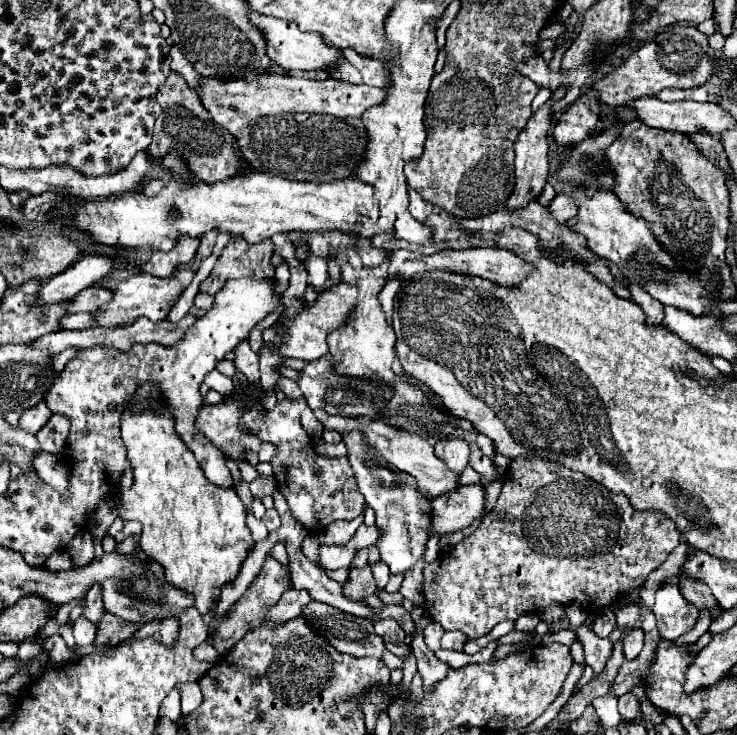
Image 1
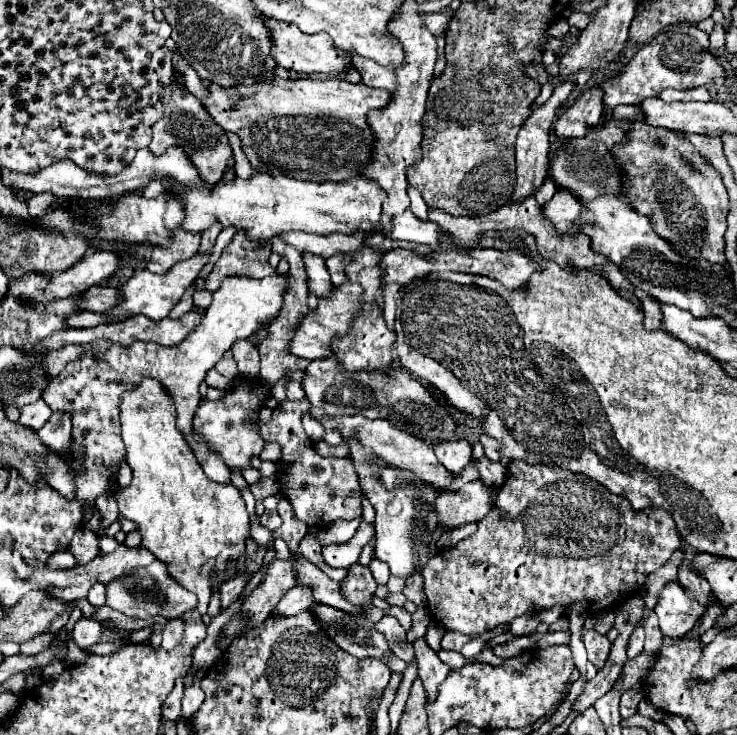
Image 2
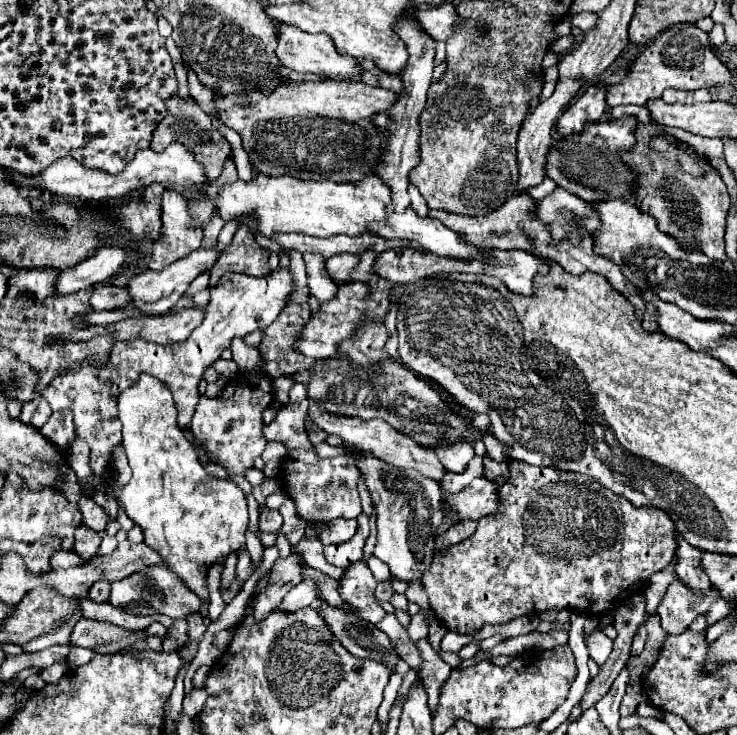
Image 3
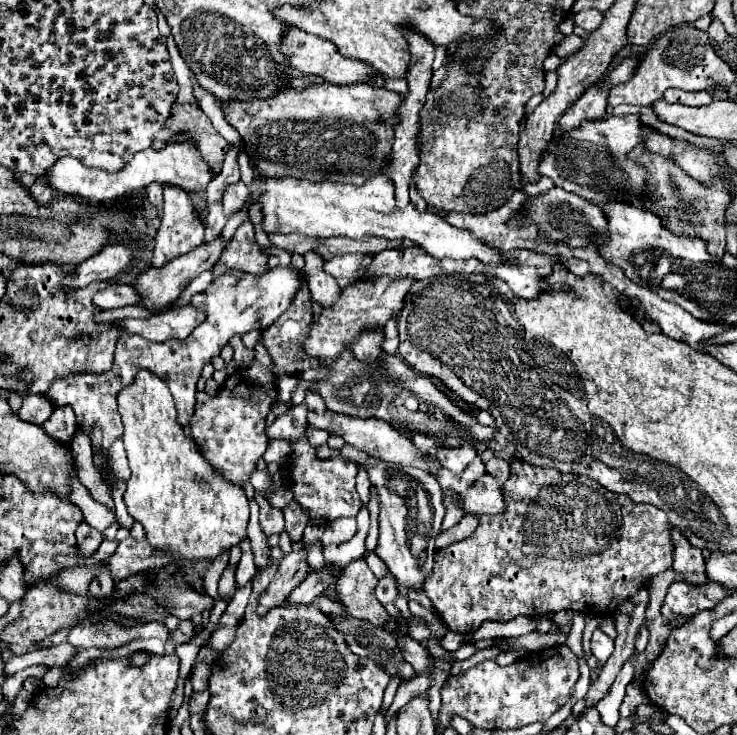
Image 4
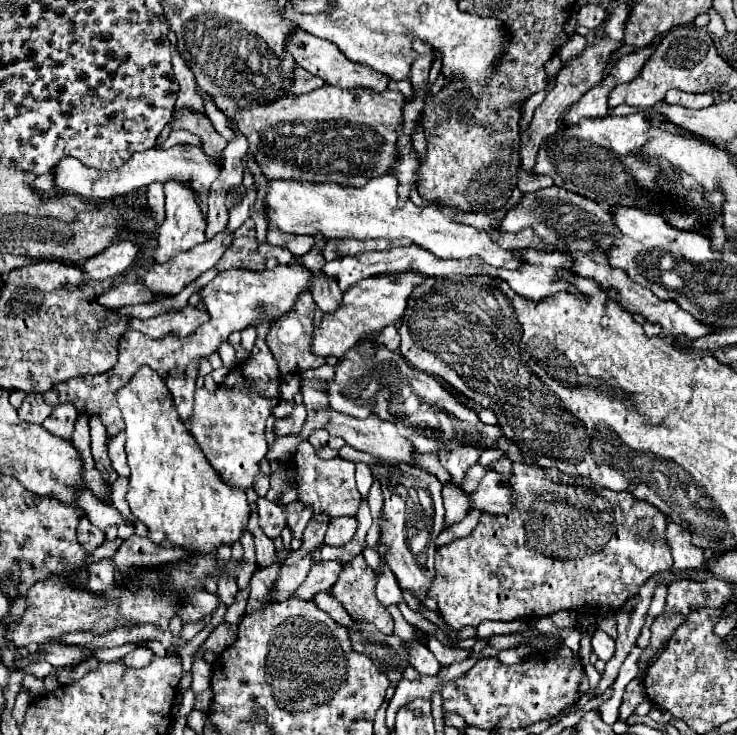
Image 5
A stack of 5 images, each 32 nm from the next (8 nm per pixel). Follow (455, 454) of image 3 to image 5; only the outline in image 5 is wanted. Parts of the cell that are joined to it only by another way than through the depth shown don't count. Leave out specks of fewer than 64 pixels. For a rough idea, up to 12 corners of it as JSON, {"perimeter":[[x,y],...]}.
{"perimeter":[[472,446],[440,450],[440,464],[460,482],[480,458]]}

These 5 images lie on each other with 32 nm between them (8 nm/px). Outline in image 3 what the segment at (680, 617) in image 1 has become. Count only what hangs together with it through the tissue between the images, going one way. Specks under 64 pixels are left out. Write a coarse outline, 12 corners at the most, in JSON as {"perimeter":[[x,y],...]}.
{"perimeter":[[680,580],[666,588],[656,614],[666,634],[684,632],[720,596],[700,598]]}

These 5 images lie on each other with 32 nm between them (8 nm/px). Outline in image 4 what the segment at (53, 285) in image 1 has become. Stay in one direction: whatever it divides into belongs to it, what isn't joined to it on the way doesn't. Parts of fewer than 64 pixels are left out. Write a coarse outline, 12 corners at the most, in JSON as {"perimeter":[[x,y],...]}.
{"perimeter":[[108,244],[64,276],[64,292],[122,272],[132,250]]}

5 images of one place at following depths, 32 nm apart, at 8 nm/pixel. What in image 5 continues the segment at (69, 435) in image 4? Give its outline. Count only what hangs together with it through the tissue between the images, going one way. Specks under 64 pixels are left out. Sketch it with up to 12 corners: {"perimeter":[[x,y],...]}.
{"perimeter":[[58,404],[42,426],[68,440],[74,432],[76,408]]}

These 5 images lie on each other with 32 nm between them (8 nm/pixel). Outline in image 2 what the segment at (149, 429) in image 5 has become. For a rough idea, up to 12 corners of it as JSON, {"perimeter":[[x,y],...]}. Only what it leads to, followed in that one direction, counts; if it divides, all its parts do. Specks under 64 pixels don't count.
{"perimeter":[[158,380],[122,396],[120,516],[206,614],[246,554],[240,490],[206,478]]}

